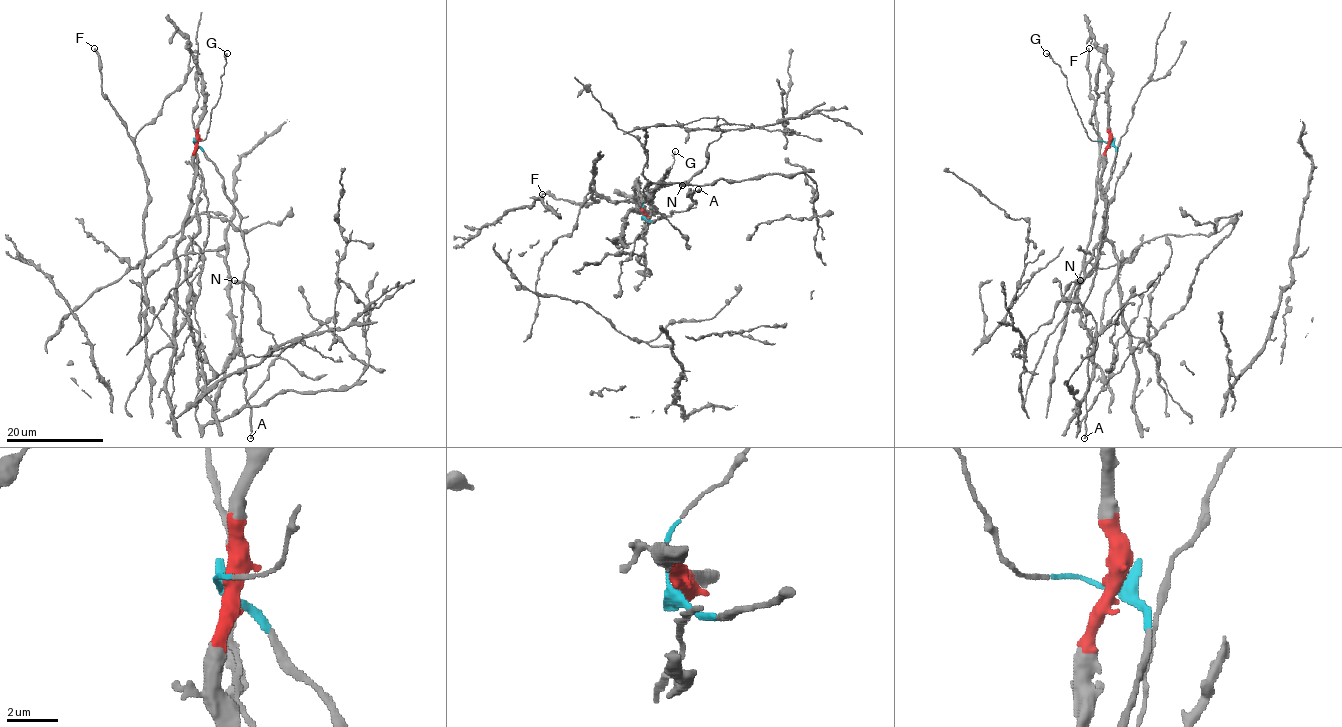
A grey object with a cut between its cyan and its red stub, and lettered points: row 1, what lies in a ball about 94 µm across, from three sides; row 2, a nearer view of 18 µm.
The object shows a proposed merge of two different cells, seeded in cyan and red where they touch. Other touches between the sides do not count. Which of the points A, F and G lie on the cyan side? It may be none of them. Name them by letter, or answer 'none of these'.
A, G

